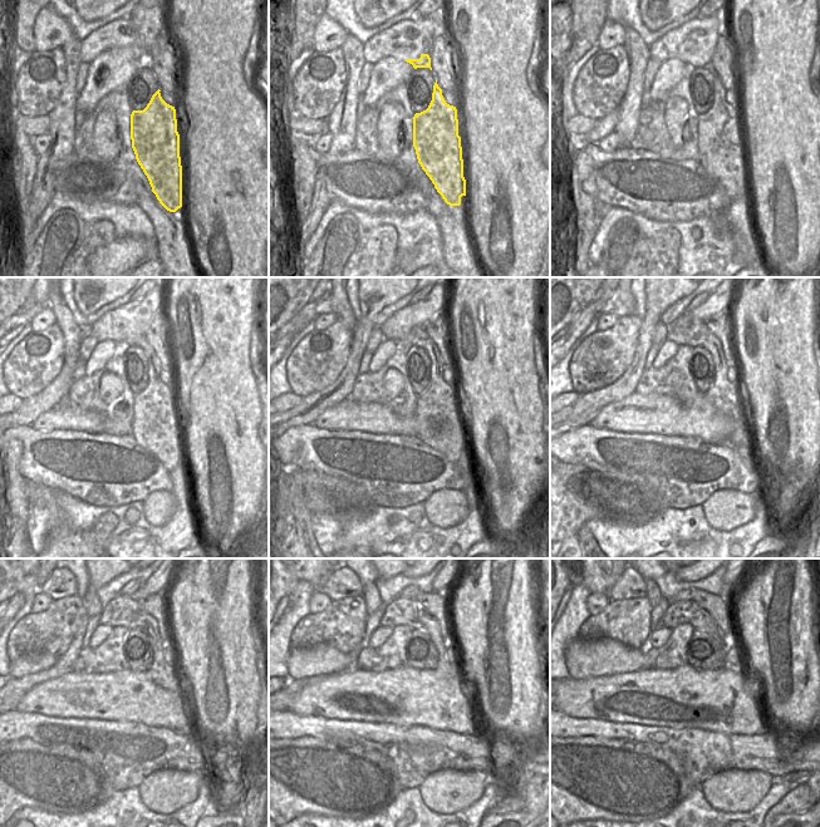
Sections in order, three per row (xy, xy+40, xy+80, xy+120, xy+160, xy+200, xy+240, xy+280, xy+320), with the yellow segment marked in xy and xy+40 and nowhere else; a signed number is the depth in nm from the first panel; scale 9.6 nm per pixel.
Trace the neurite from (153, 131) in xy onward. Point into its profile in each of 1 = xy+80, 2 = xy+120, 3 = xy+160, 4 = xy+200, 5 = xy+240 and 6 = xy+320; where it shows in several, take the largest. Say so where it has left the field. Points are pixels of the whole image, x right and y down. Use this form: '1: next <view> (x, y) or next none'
1: next xy+80 (720, 143)
2: next xy+120 (156, 427)
3: next xy+160 (438, 403)
4: next xy+200 (723, 394)
5: next xy+240 (133, 616)
6: next xy+320 (674, 615)

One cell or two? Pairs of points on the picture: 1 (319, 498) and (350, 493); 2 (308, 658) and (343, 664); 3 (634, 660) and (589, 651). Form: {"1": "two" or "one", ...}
{"1": "one", "2": "one", "3": "one"}

